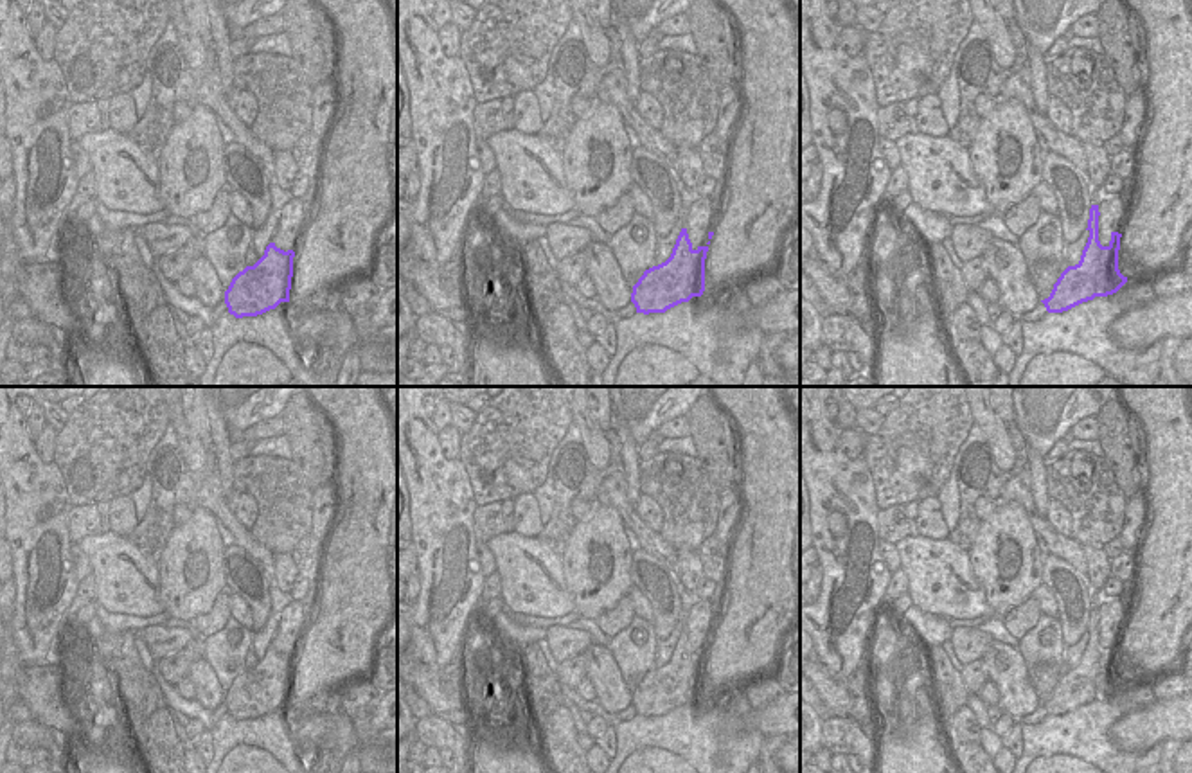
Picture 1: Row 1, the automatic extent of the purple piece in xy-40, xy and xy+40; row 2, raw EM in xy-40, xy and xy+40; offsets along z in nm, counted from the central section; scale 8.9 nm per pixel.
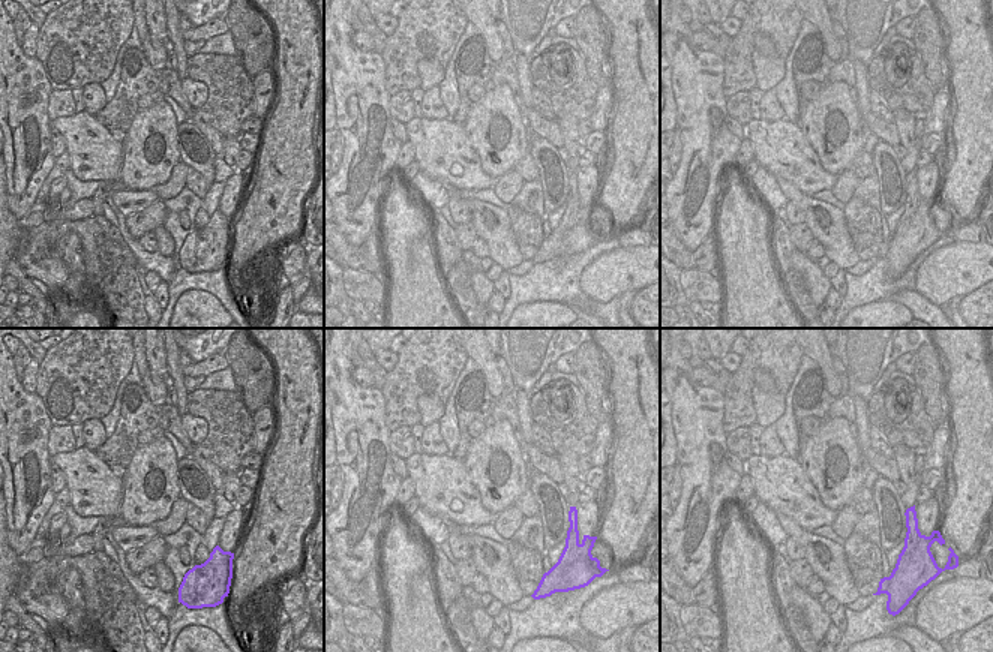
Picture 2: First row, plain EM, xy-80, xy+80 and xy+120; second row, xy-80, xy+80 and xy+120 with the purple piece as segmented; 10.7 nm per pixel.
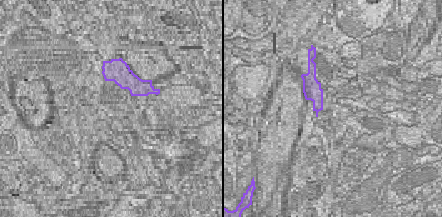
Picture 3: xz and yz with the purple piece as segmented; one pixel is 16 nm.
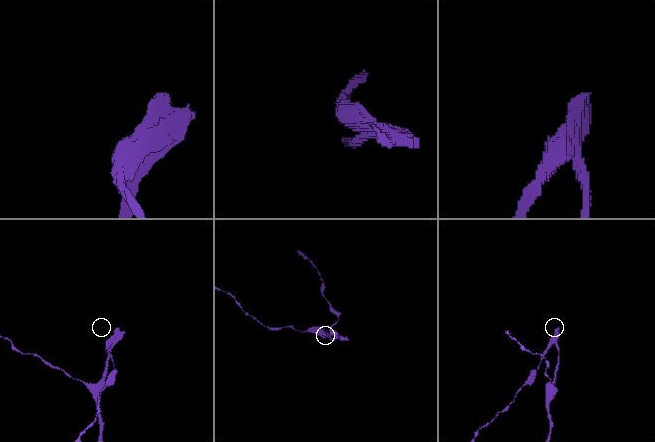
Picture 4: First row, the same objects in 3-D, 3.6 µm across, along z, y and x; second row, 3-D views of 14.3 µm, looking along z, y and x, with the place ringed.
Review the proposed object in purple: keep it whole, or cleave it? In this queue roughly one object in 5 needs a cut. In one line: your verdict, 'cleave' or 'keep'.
cleave

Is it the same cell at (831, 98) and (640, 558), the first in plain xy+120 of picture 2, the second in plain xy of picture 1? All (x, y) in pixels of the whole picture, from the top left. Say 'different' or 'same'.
different

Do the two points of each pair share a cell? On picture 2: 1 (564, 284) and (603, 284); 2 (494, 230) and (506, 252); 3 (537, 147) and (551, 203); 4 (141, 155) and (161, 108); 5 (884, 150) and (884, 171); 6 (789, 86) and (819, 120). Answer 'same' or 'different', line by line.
1: different
2: same
3: same
4: same
5: same
6: different

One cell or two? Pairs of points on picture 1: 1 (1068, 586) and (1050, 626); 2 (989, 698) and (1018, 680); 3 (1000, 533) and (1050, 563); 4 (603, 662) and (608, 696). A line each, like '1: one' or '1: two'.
1: two
2: two
3: two
4: one

